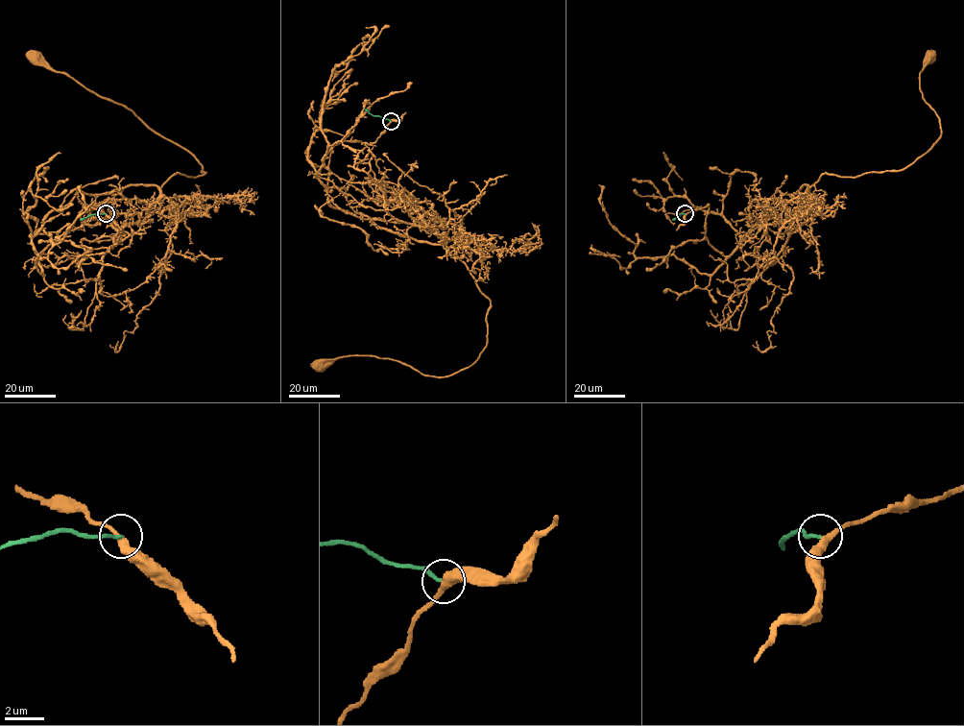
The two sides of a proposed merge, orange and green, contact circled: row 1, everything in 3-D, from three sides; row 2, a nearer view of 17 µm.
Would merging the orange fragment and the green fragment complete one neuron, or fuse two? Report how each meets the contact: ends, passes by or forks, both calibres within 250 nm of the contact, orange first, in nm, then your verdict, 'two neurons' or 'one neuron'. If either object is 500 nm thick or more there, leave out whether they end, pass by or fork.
orange passes by | green ends | 360/180 nm | two neurons

